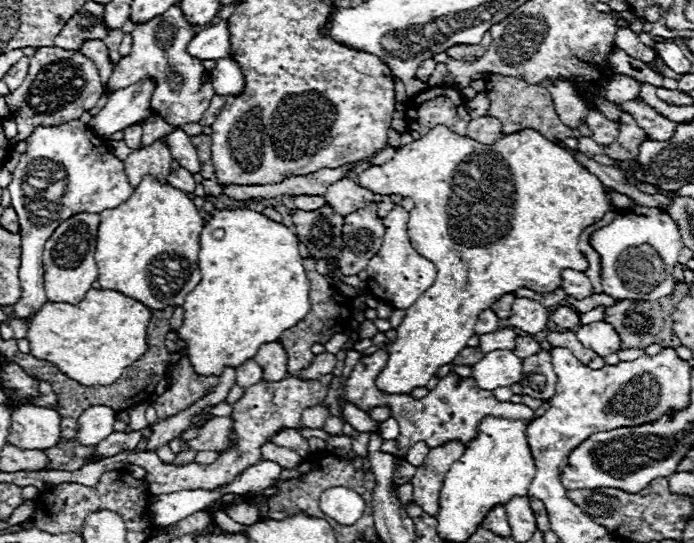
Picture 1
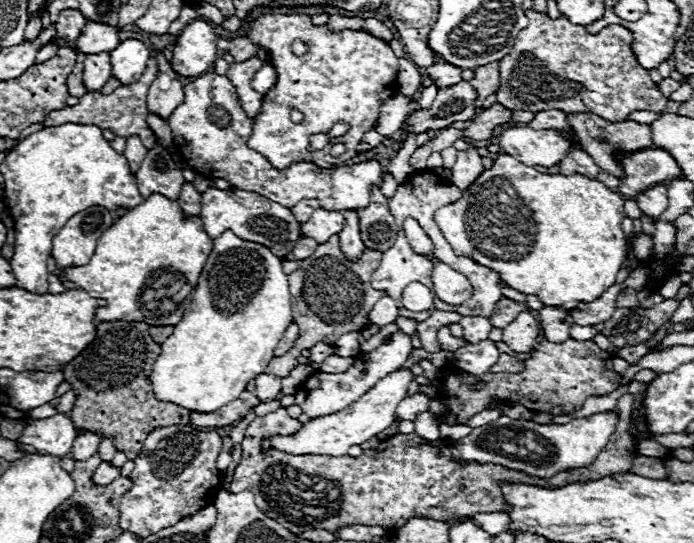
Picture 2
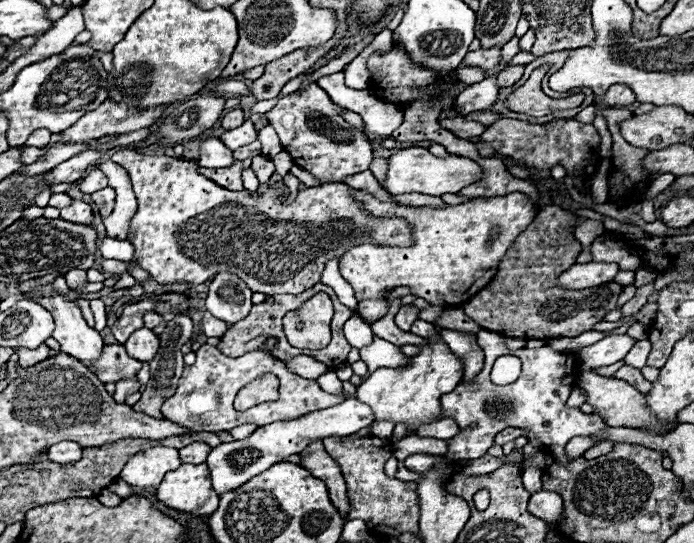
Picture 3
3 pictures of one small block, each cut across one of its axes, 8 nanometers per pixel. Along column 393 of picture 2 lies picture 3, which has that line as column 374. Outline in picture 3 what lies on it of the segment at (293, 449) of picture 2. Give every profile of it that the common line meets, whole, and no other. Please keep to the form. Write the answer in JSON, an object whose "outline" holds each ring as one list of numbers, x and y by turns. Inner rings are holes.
{"outline":[[428,338,428,346,420,346,422,352,410,358,410,368,378,368,366,378,358,390,356,400,364,400,374,412,374,422,390,420,404,424,410,434,416,434,420,426,440,420,440,396,452,392,462,380,462,362,450,352,442,338]]}

